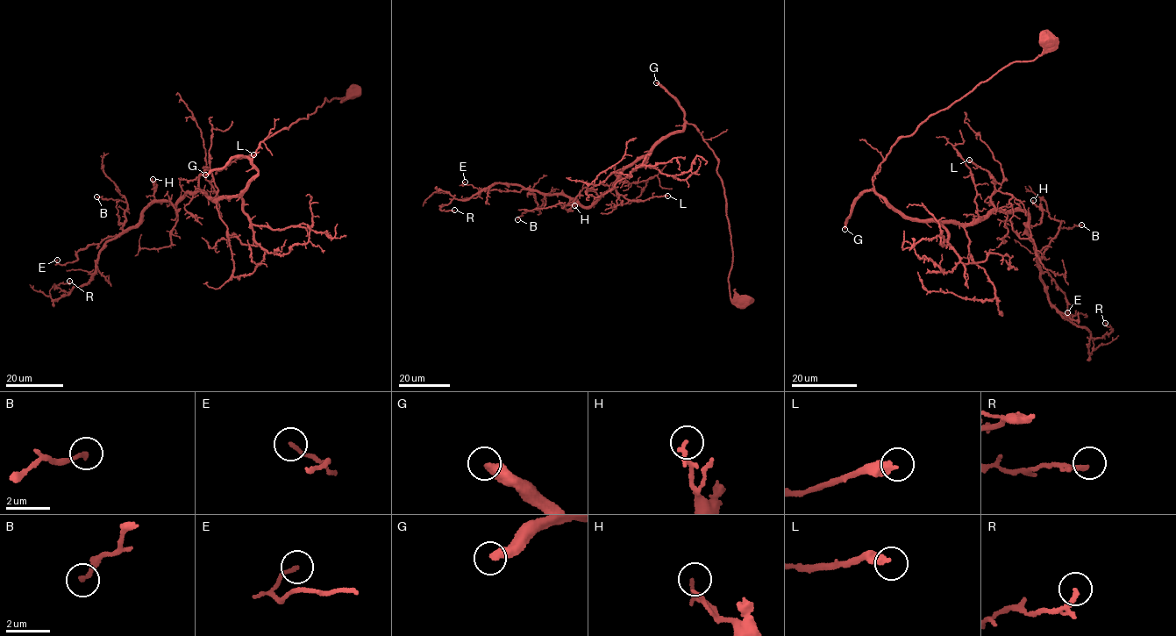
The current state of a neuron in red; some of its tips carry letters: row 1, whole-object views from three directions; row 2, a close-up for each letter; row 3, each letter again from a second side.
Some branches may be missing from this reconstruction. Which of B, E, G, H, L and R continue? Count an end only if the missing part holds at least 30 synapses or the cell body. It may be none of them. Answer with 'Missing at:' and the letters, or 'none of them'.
Missing at: G

